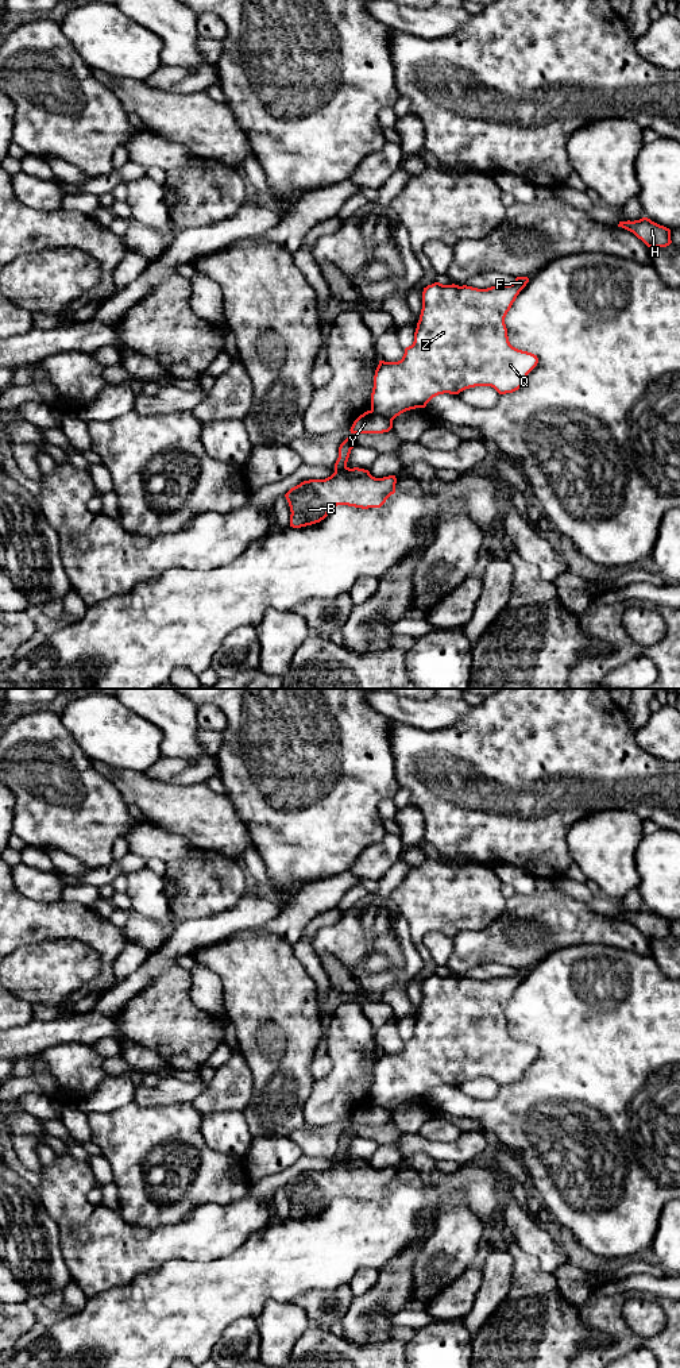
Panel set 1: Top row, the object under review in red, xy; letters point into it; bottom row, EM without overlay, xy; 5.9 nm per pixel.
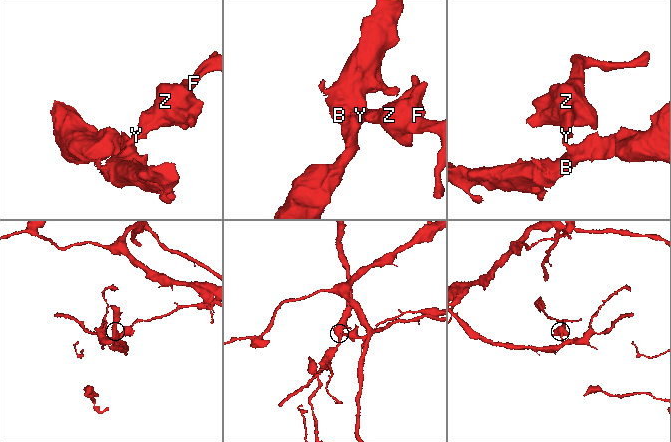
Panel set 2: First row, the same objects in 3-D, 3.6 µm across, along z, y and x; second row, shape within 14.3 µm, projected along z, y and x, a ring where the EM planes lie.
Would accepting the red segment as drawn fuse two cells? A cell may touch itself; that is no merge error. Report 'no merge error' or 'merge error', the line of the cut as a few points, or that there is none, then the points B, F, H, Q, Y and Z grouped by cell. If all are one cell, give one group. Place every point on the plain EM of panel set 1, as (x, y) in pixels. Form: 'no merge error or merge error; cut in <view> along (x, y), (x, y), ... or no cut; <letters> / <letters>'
merge error; cut in xy along (371, 1101), (391, 1112); B Y / F H Q Z

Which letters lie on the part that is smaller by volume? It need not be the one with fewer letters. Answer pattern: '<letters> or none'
B, Y

